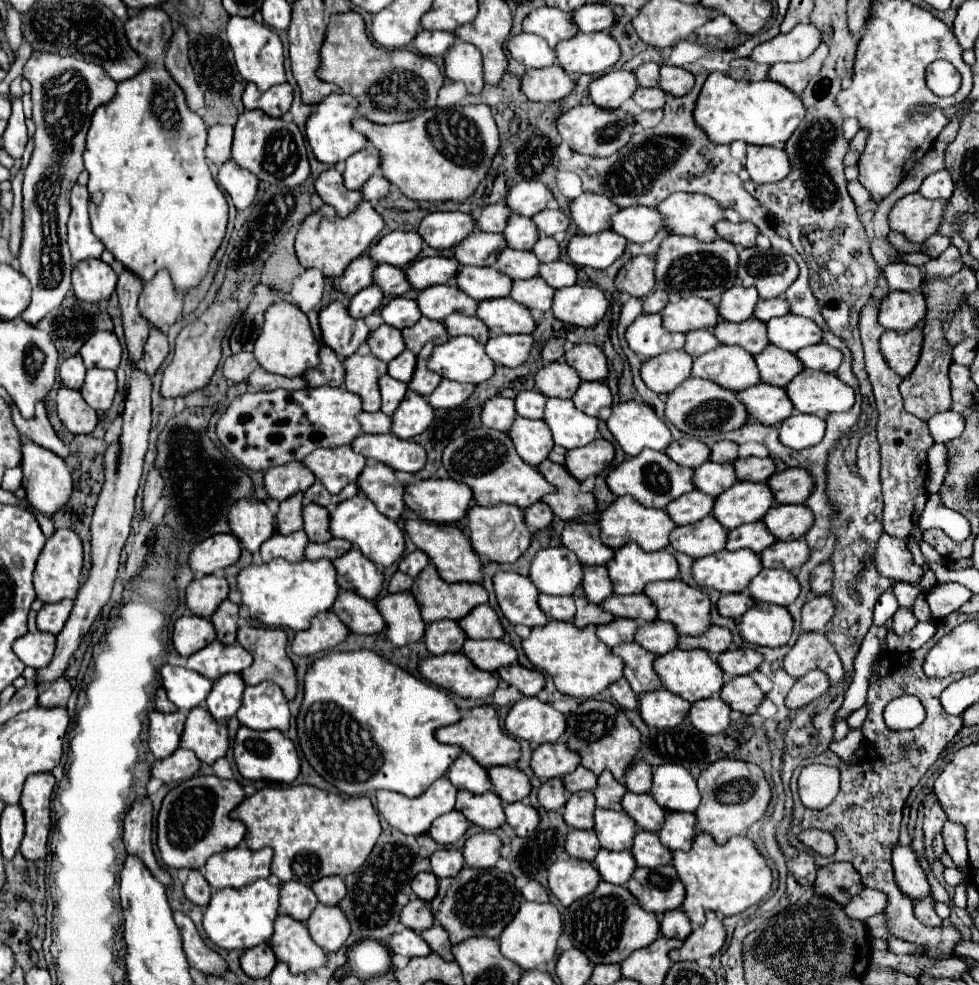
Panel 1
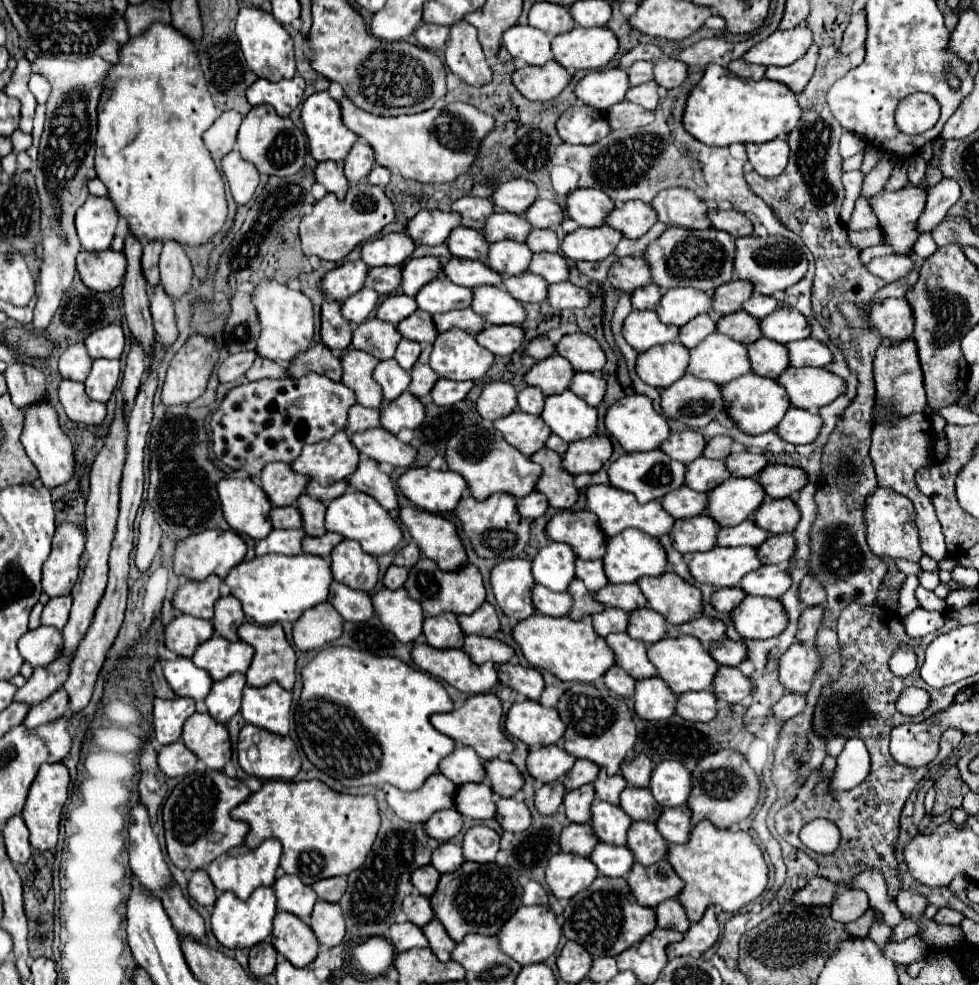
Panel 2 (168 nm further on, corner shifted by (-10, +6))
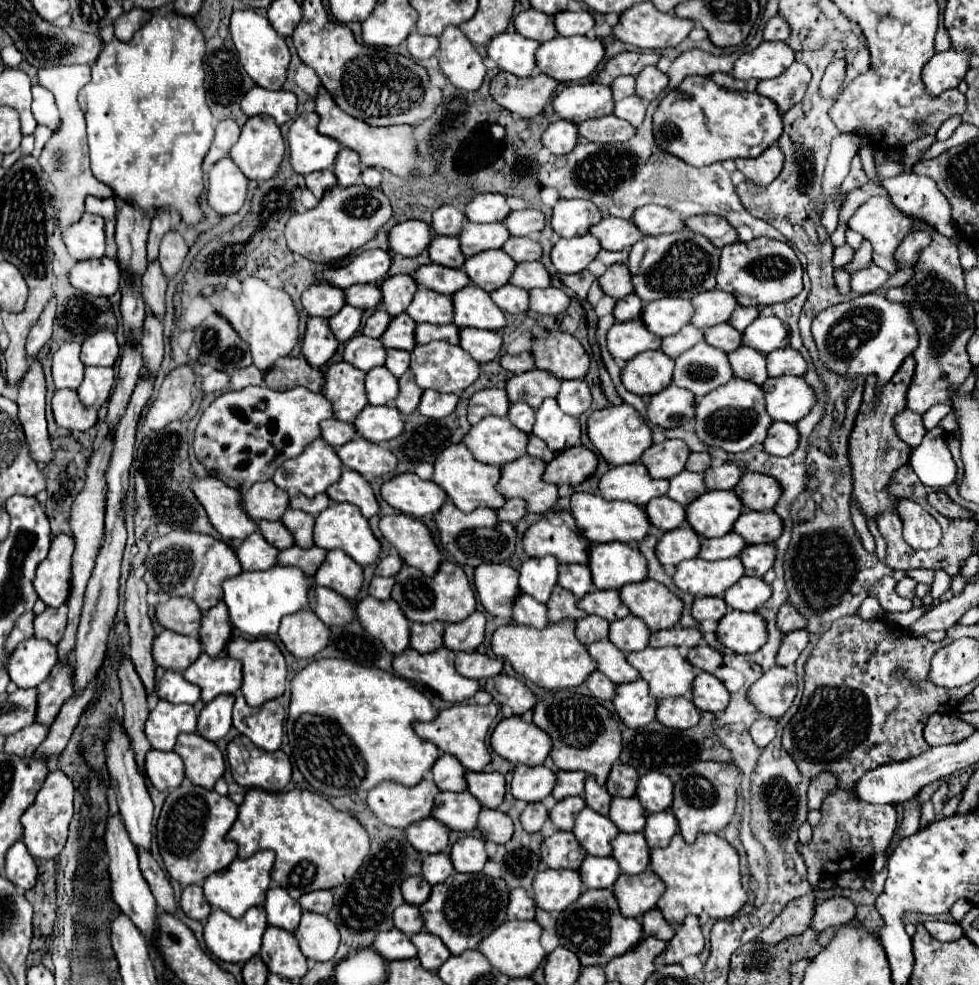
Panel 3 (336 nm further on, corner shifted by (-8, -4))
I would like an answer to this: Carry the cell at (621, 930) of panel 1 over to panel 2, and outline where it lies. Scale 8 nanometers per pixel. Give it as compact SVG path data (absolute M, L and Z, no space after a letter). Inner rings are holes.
M597 876L589 888L567 902L563 916L563 936L585 946L591 956L617 956L655 928L655 910L637 904L625 878Z

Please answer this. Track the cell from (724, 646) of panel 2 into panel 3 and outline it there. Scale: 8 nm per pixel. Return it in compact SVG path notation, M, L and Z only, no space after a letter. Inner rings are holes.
M701 644L697 648L691 648L687 660L693 666L697 666L699 670L709 672L709 674L715 674L723 666L723 654L717 652L715 648L711 648L709 644Z

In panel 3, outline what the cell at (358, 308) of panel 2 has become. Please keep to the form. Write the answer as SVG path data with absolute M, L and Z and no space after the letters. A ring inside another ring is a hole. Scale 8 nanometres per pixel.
M345 304L339 314L329 318L329 326L339 342L347 342L349 338L353 338L357 334L357 330L361 326L361 318L363 318L361 308Z

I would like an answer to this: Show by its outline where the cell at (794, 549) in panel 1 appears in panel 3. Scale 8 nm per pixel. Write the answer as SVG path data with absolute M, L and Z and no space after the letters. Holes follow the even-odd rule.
M755 544L755 546L747 546L739 558L745 564L747 576L761 578L773 568L775 556L777 556L777 548L773 544Z

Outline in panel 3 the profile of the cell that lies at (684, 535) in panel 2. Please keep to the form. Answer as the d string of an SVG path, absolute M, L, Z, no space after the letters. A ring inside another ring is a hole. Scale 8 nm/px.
M681 526L677 530L665 532L665 536L659 540L655 552L663 566L677 566L681 560L697 558L701 550L701 536L693 532L689 526Z

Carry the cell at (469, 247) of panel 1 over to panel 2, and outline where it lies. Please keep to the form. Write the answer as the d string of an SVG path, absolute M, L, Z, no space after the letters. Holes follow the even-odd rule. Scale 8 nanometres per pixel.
M457 226L449 234L445 244L453 256L469 258L469 260L485 260L487 248L489 248L479 230L471 230L471 228L463 228L463 226Z

